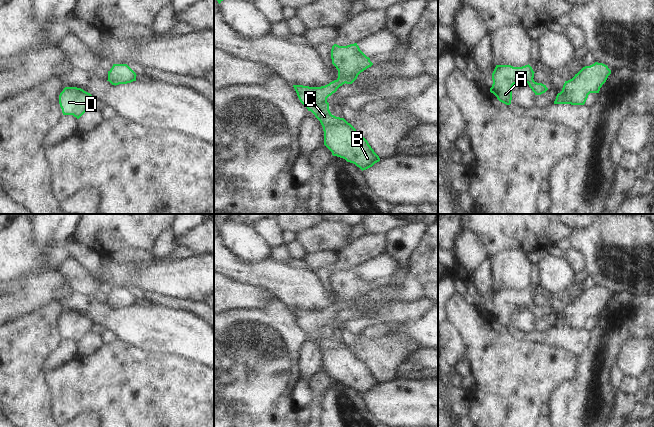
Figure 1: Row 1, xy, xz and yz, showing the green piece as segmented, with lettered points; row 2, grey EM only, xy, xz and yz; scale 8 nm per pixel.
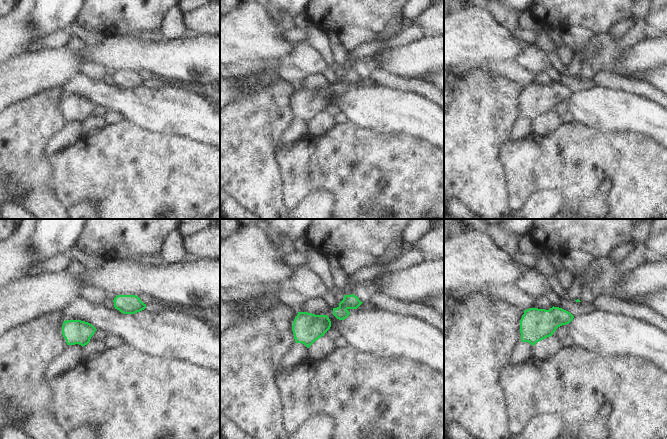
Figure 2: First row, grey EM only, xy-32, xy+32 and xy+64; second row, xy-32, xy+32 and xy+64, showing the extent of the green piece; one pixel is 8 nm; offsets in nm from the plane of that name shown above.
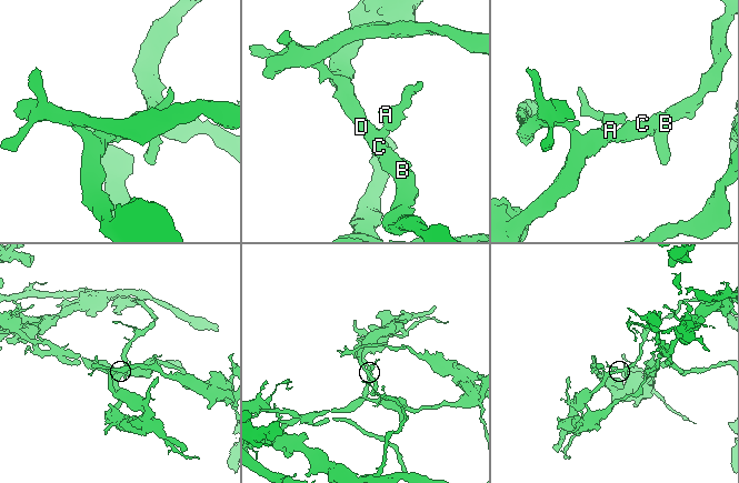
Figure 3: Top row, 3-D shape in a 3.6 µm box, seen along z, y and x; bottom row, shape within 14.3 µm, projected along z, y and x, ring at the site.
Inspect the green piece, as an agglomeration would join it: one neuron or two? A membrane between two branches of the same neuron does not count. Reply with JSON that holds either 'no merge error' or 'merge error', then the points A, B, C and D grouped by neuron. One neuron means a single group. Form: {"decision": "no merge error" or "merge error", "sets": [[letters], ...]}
{"decision": "no merge error", "sets": [["A", "B", "C", "D"]]}

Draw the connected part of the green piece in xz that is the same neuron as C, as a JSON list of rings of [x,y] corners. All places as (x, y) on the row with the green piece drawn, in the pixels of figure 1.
[[[357,43],[347,46],[334,44],[331,59],[338,70],[336,80],[321,87],[303,85],[293,87],[300,102],[320,121],[324,131],[324,145],[332,155],[355,164],[363,171],[379,162],[380,158],[350,123],[331,114],[327,98],[343,84],[352,84],[358,75],[373,63],[360,50]]]

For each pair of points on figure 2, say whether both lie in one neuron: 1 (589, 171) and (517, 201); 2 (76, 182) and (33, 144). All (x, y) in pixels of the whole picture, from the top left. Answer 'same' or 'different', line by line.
1: same
2: different

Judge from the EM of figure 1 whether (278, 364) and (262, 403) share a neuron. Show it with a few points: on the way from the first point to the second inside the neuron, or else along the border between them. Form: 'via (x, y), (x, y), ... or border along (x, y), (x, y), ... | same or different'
via (268, 374), (262, 380), (262, 393) | same

